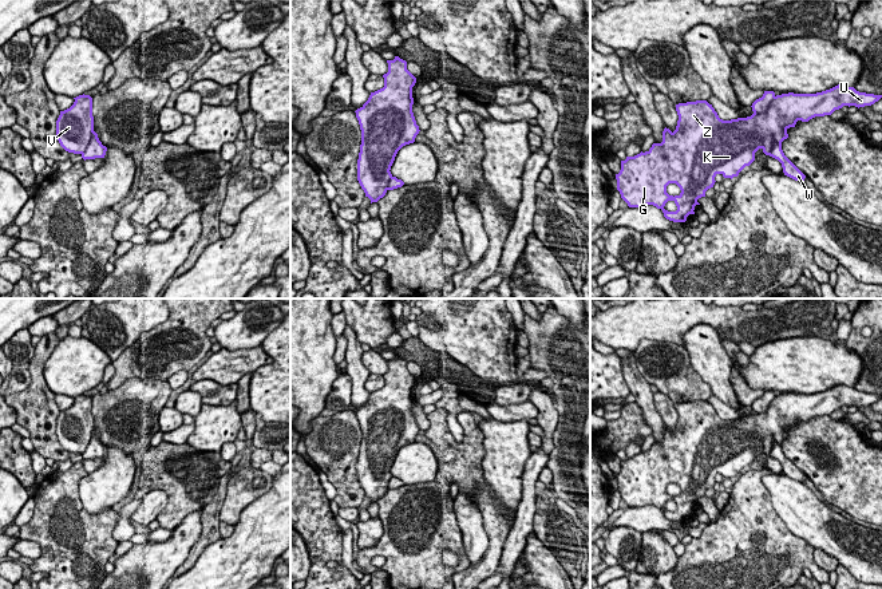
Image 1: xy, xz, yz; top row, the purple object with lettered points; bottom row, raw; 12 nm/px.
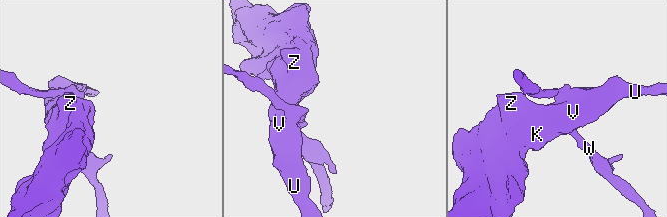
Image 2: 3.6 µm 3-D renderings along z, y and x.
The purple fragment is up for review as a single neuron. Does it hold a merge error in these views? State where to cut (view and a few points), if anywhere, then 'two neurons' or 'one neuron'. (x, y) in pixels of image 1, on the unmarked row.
cut in yz along (775, 396), (763, 412), (754, 412); two neurons

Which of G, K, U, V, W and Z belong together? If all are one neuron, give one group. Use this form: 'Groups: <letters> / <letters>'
Groups: G K U V Z / W

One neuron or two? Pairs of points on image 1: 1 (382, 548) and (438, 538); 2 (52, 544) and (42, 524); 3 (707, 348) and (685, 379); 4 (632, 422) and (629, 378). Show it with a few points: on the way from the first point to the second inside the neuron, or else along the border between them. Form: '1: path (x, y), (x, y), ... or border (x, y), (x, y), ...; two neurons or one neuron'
1: path (395, 548), (403, 554), (415, 554), (424, 549); one neuron
2: path (52, 538), (47, 529); one neuron
3: border (683, 346), (688, 354), (689, 364), (712, 392); two neurons
4: border (633, 402), (640, 408), (643, 421), (651, 429); two neurons

